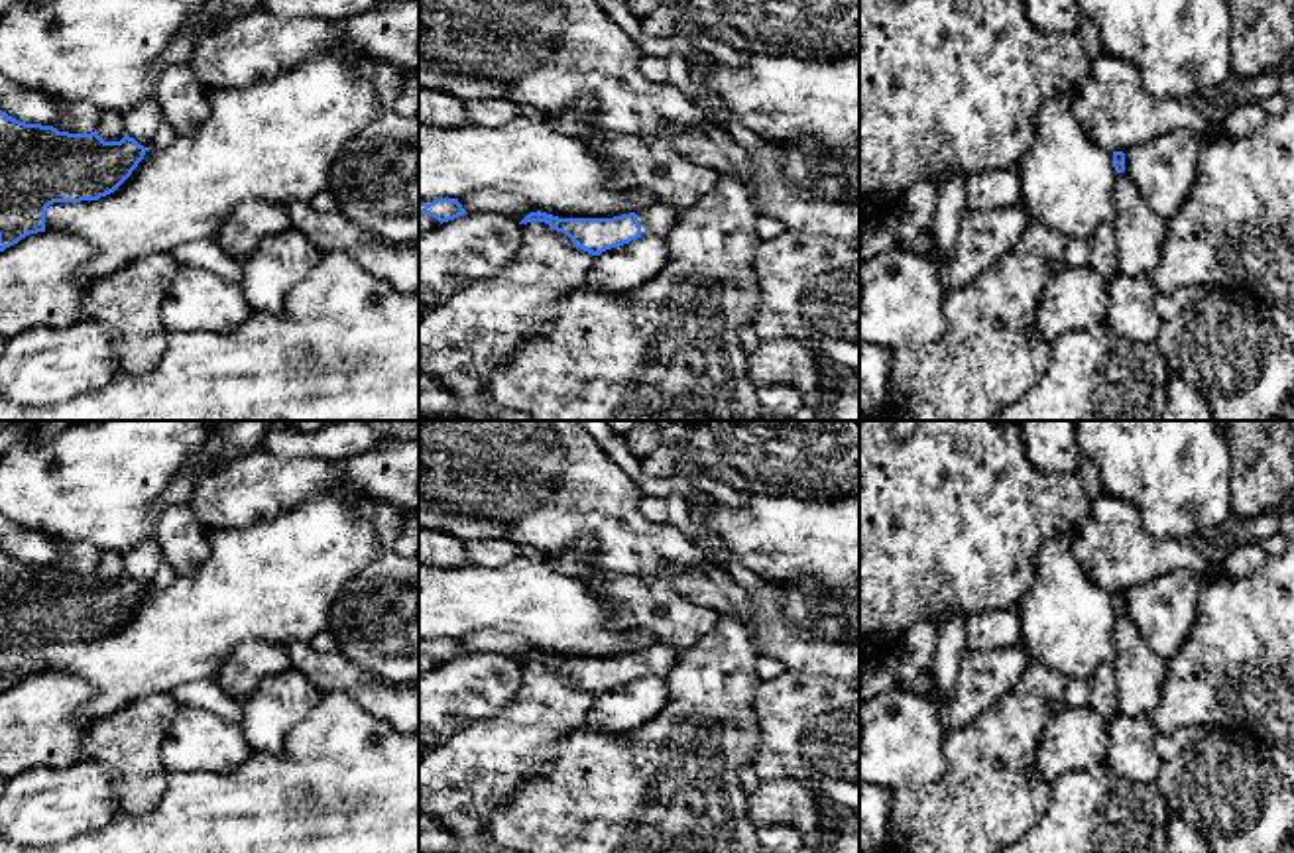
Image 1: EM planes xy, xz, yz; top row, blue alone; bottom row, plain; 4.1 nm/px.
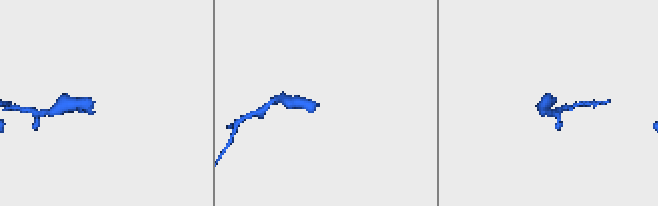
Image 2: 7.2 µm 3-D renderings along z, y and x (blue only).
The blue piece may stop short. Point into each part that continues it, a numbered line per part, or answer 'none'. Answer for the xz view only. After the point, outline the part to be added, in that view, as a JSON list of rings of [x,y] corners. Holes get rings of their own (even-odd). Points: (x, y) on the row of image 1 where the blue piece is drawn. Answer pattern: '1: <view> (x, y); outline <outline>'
1: xz (657, 219); outline [[[655,202],[647,208],[635,210],[635,214],[641,226],[641,236],[667,238],[678,220],[676,210],[663,202]]]

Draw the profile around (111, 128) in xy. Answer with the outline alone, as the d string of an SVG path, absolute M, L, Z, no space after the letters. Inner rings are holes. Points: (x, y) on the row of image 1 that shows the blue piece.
M104 110L98 124L96 132L104 142L120 142L128 132L122 122L122 114Z

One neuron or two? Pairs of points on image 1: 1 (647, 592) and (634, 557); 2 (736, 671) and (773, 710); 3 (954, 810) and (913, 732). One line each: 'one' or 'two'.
1: two
2: two
3: two

